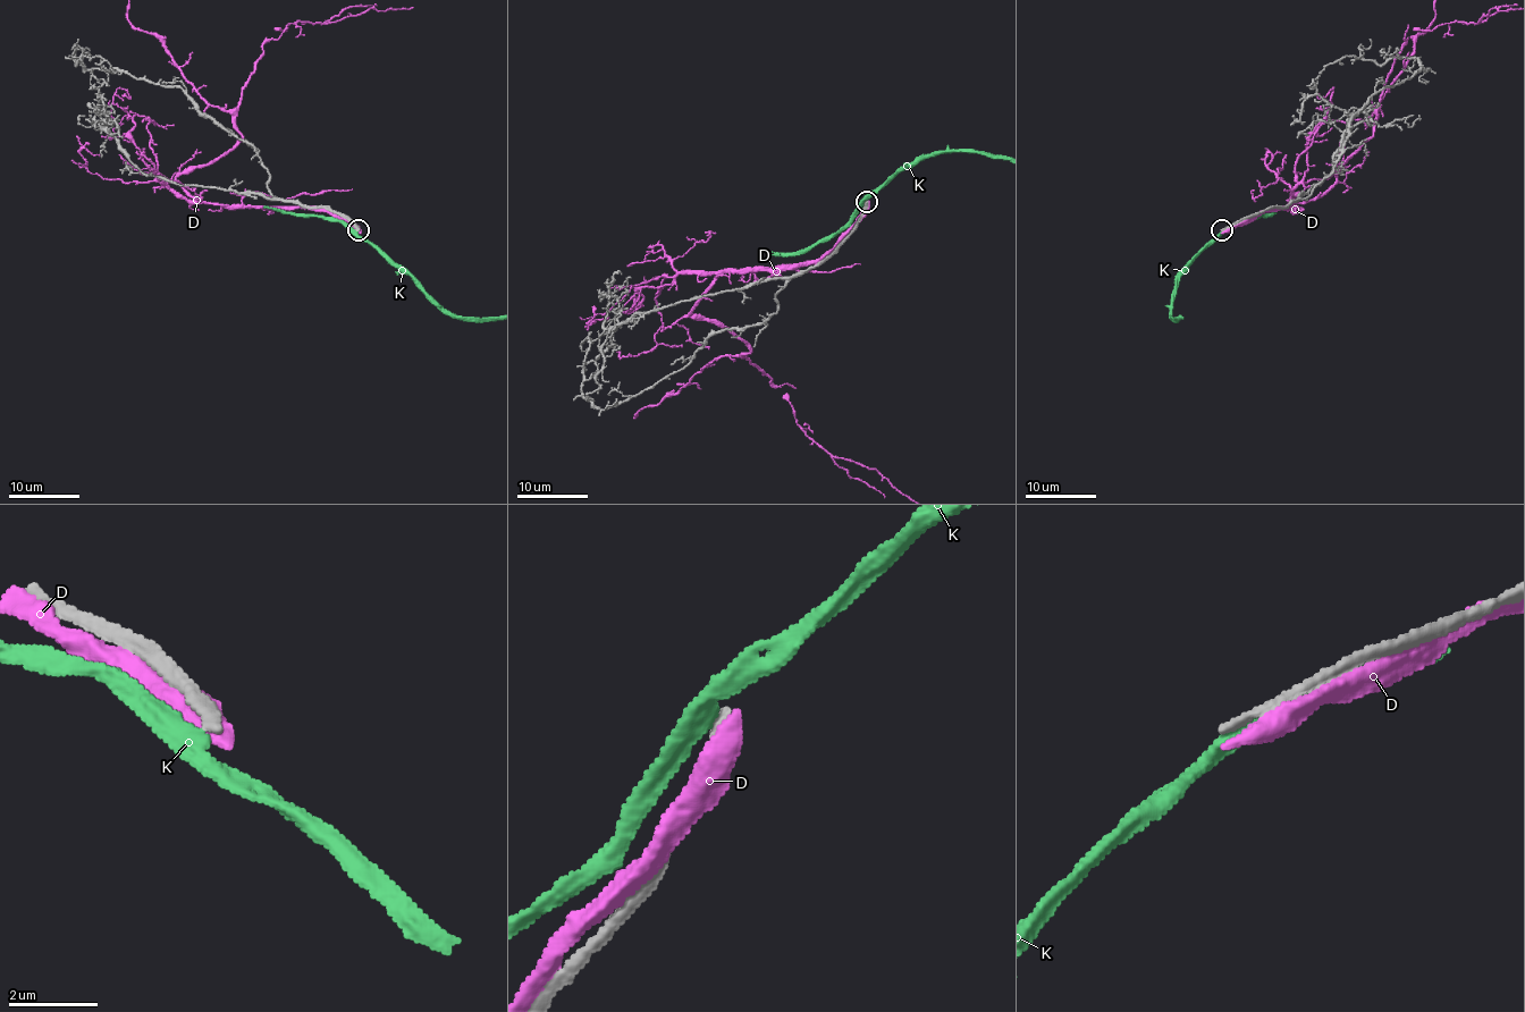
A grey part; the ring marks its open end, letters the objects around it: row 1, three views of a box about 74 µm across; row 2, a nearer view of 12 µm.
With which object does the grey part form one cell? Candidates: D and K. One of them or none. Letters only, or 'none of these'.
none of these

